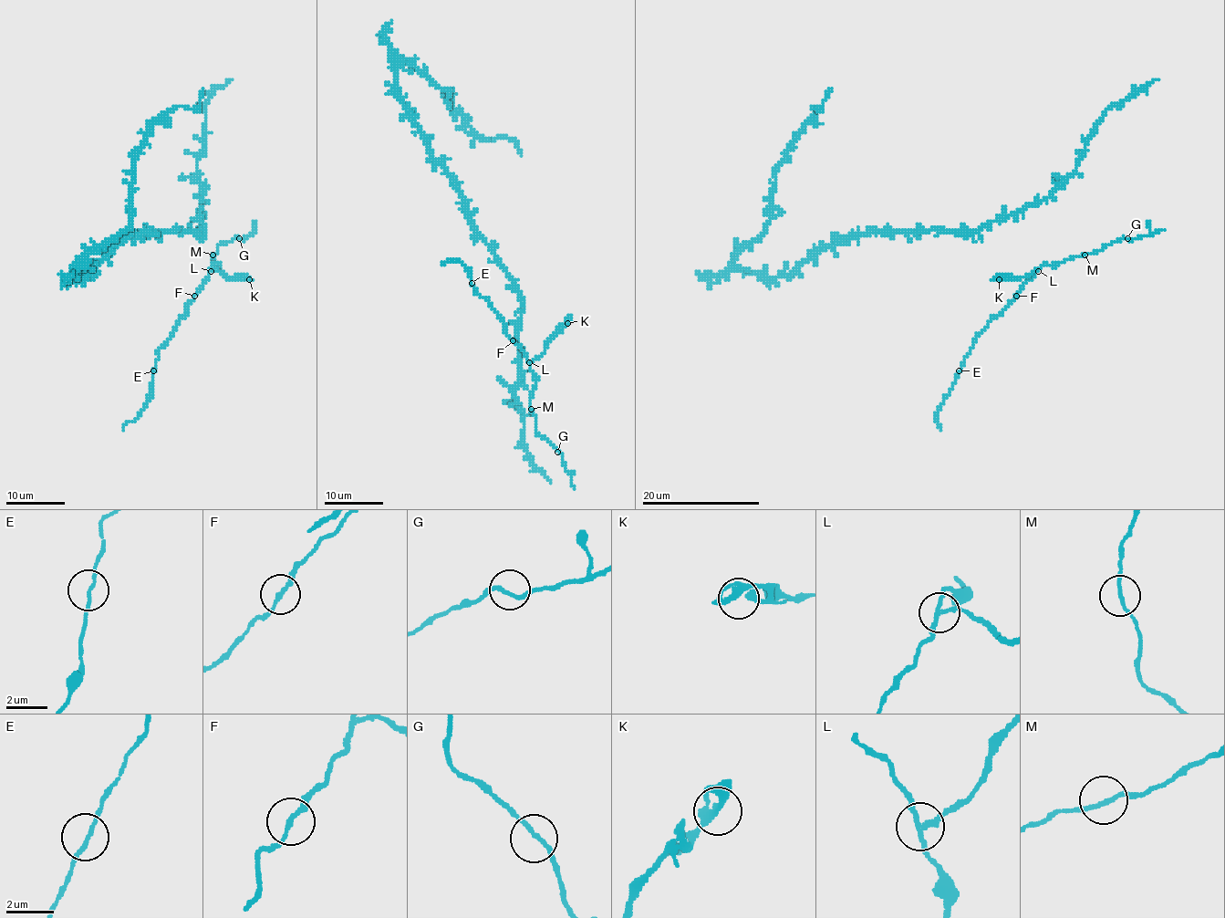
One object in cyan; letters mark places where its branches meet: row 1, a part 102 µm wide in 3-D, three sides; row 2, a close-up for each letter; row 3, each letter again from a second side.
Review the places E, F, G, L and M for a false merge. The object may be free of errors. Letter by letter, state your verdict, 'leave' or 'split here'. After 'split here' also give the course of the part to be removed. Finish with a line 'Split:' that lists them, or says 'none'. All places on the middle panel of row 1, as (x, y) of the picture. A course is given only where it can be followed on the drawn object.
E: leave
F: leave
G: leave
L: split here; course (529, 363), (538, 357), (545, 348), (545, 342), (570, 316)
M: leave
Split: L

